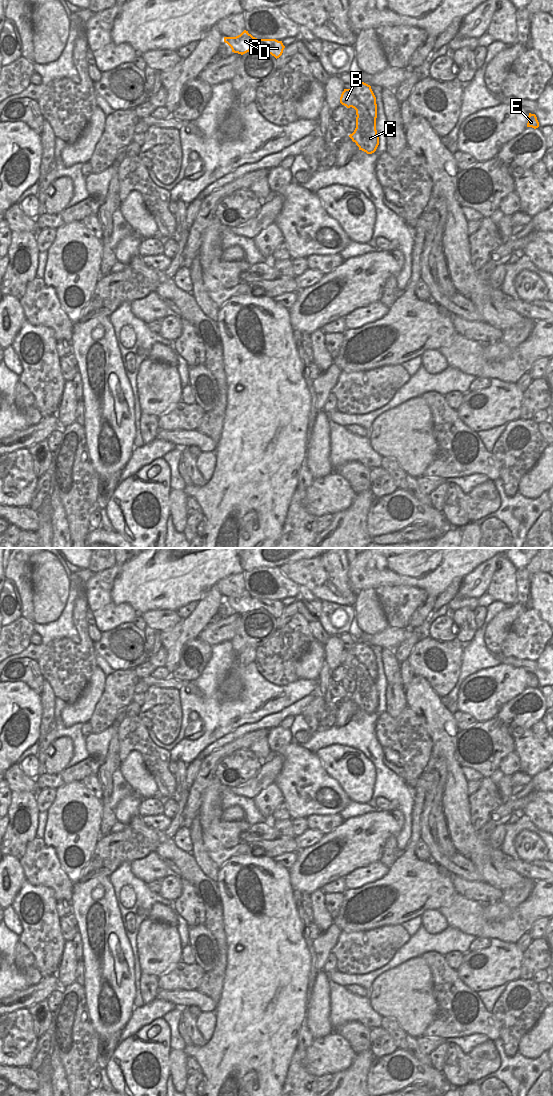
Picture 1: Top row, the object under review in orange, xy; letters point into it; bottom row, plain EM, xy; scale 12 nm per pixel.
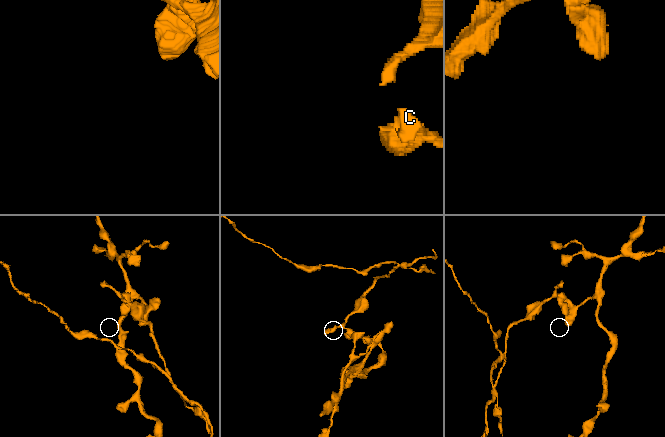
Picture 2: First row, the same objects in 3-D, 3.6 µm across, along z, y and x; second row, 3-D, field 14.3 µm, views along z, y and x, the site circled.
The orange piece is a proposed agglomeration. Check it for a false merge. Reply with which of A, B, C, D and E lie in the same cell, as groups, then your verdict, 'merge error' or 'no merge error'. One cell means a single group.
A B C D / E; merge error

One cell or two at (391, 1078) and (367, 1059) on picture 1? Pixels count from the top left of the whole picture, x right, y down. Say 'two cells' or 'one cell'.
two cells

